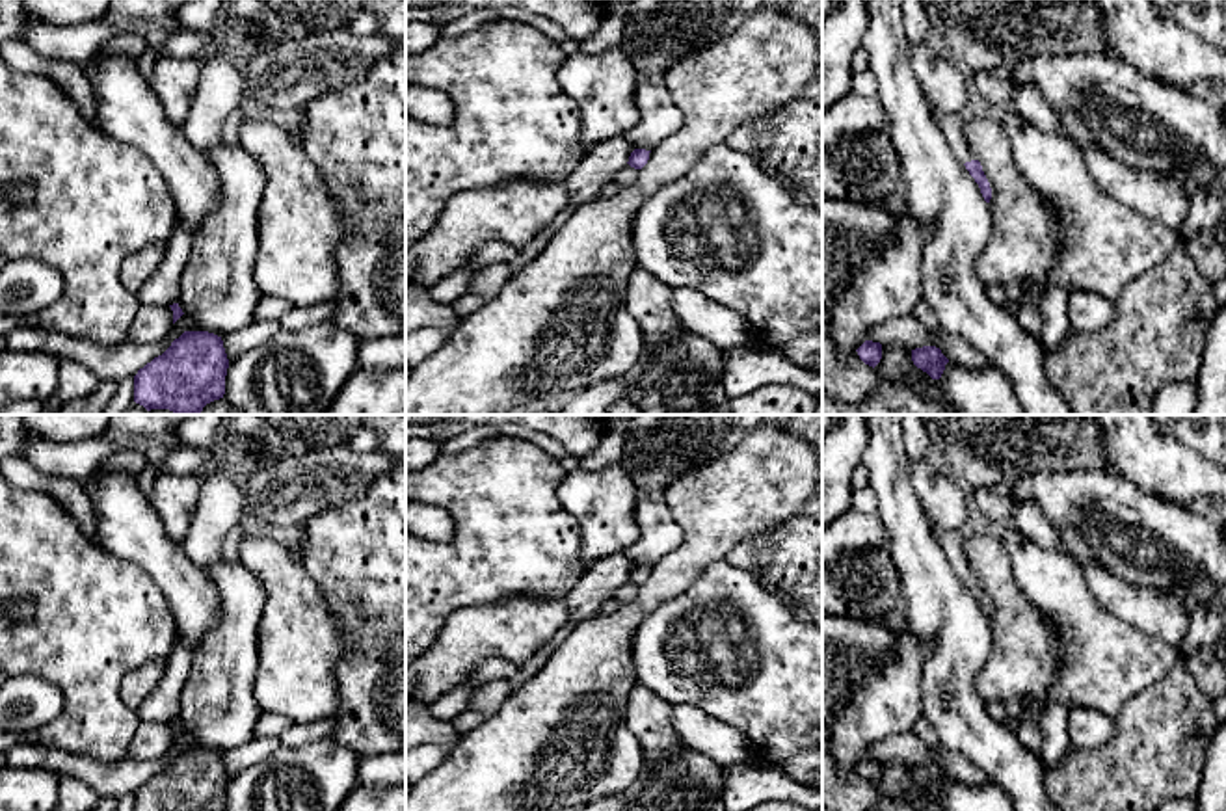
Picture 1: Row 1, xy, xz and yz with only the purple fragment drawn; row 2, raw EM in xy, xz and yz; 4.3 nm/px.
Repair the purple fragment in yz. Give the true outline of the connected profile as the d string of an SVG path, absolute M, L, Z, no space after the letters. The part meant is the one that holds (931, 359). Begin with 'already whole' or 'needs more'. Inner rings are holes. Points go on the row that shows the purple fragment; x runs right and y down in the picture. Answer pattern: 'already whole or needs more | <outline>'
already whole | M923 346L912 350L912 361L917 368L926 372L932 379L939 379L949 359L936 346Z

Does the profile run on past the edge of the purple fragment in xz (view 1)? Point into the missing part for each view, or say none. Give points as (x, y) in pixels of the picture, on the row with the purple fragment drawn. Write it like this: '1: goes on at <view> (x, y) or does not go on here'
1: does not go on here

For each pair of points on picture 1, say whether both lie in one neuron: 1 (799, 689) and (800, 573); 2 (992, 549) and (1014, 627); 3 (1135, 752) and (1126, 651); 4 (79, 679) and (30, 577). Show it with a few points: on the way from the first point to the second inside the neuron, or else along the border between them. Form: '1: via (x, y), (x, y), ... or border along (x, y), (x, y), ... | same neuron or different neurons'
1: border along (769, 588), (802, 620) | different neurons
2: via (994, 568), (1011, 609) | same neuron
3: border along (1165, 674), (1139, 691), (1113, 718) | different neurons
4: via (79, 653), (79, 625), (56, 603) | same neuron

